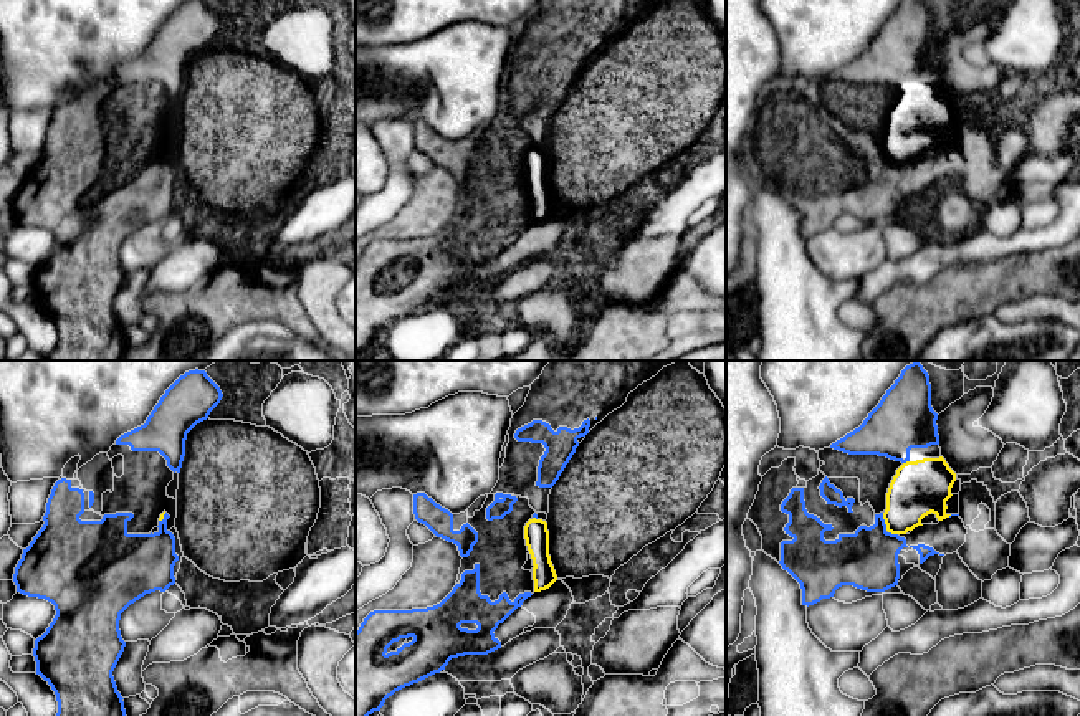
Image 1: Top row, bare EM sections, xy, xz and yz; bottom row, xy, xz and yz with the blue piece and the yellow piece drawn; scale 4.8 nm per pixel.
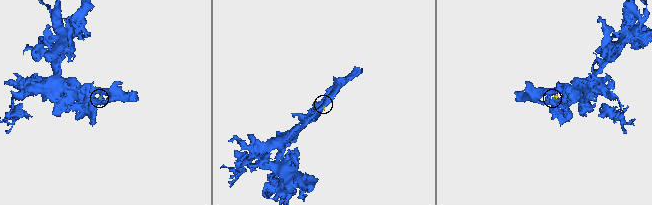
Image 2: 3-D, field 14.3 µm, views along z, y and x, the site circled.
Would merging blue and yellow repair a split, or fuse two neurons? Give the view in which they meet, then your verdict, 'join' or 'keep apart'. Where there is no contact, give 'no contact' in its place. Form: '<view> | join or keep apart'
yz | join

